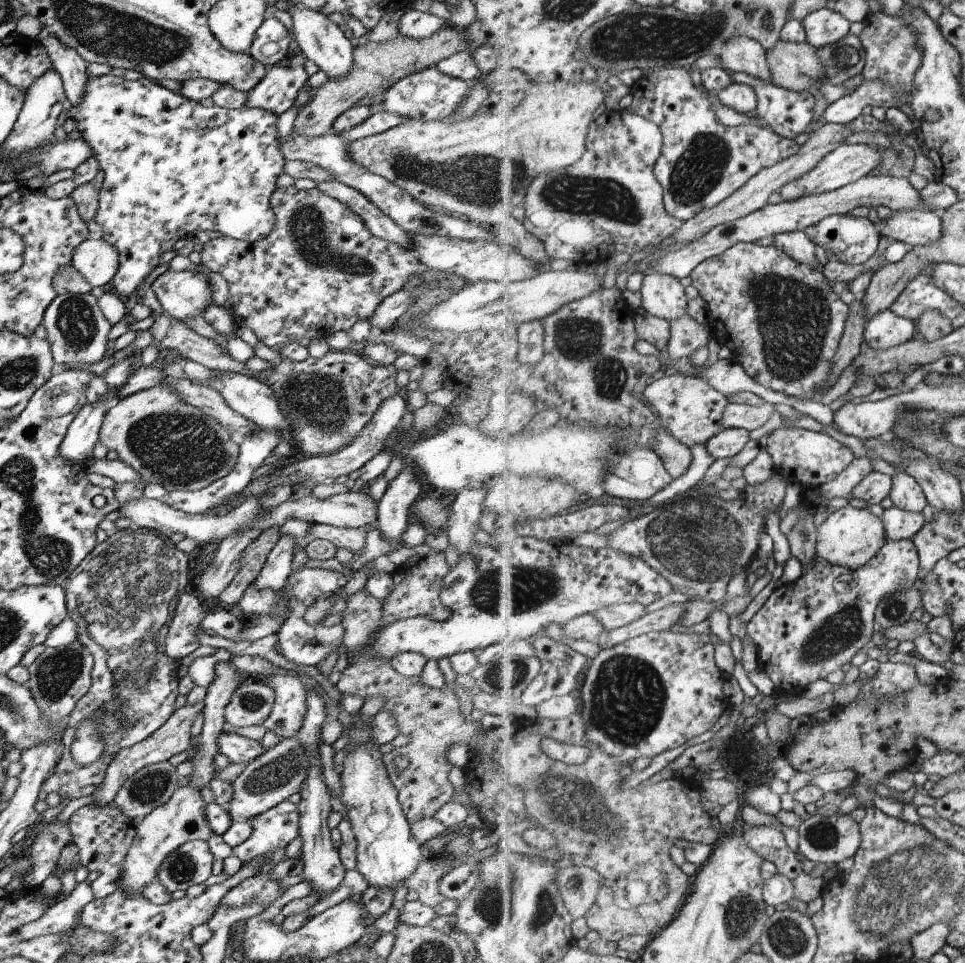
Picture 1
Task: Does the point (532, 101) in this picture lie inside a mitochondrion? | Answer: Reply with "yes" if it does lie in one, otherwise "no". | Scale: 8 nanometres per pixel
no

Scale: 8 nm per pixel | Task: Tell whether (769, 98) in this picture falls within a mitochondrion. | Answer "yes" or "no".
no

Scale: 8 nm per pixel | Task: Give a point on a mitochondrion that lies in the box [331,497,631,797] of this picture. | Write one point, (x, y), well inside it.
(526, 588)

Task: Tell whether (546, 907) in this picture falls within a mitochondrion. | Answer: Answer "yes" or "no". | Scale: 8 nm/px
yes

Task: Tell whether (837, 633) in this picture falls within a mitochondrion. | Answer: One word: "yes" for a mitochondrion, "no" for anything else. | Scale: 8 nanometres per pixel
yes

